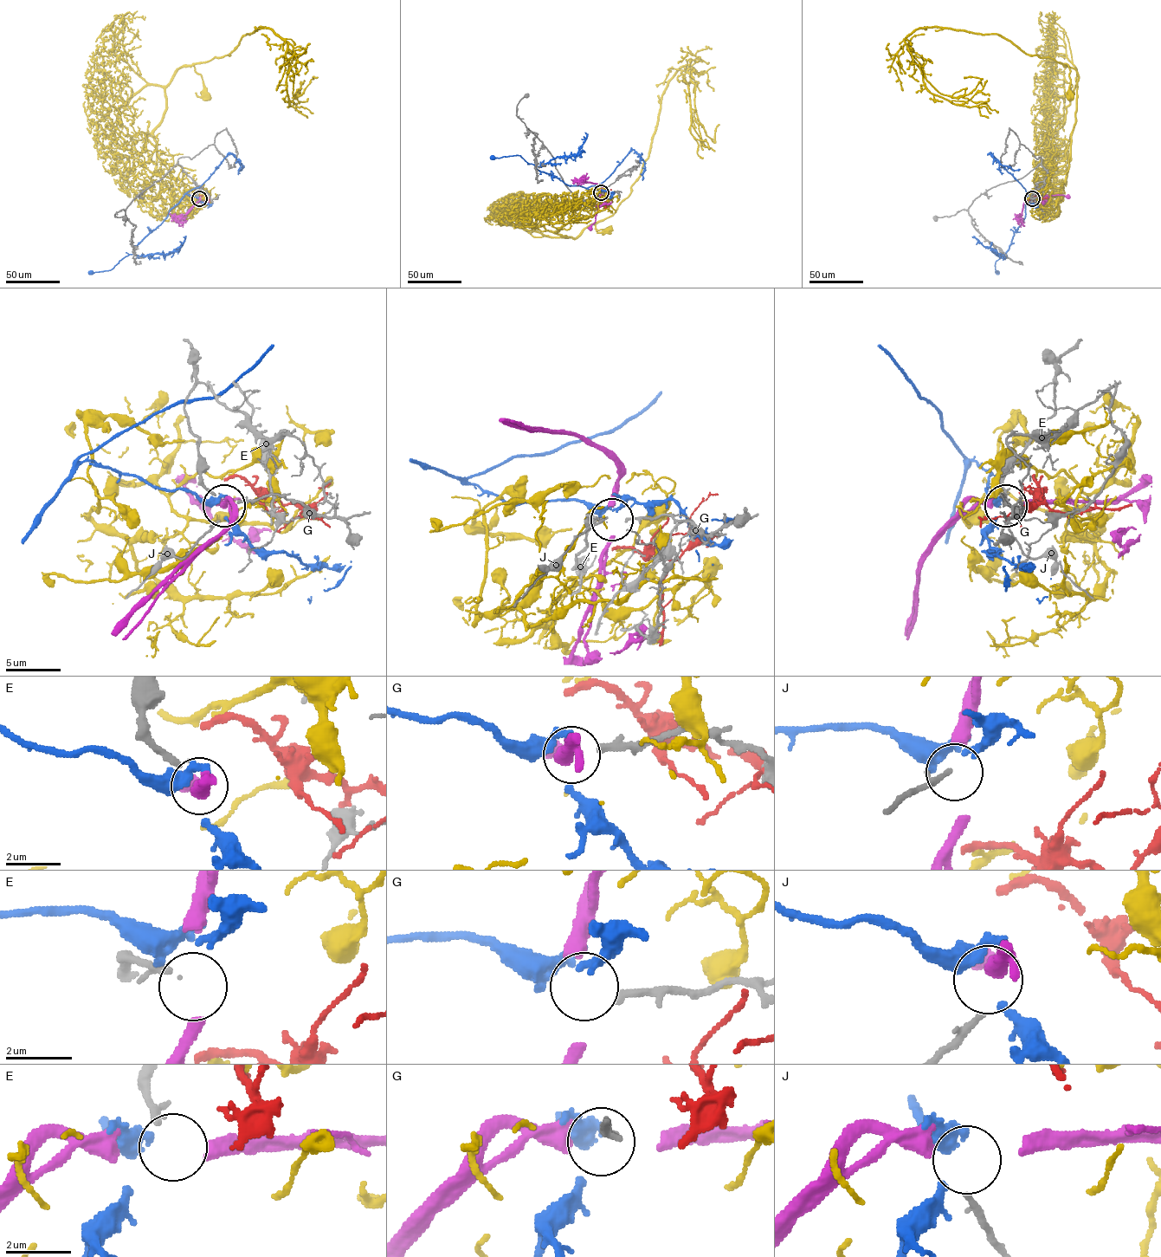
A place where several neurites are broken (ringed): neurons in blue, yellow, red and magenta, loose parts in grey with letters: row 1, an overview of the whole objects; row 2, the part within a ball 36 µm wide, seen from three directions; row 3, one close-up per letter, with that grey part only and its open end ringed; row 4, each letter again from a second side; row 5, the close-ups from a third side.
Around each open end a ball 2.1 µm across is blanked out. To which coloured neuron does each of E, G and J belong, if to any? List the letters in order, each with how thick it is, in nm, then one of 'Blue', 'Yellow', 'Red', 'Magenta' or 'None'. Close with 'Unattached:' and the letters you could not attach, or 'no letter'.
E: Thickness 150 nm. None
G: Thickness 240 nm. Blue
J: Thickness 200 nm. None
Unattached: E, J

